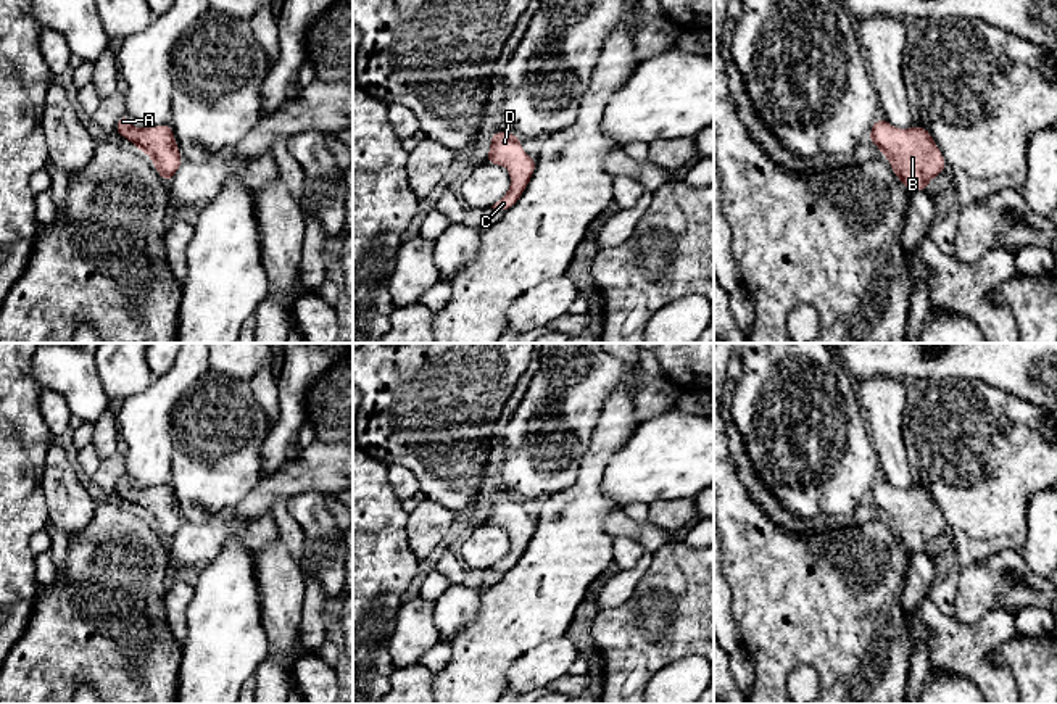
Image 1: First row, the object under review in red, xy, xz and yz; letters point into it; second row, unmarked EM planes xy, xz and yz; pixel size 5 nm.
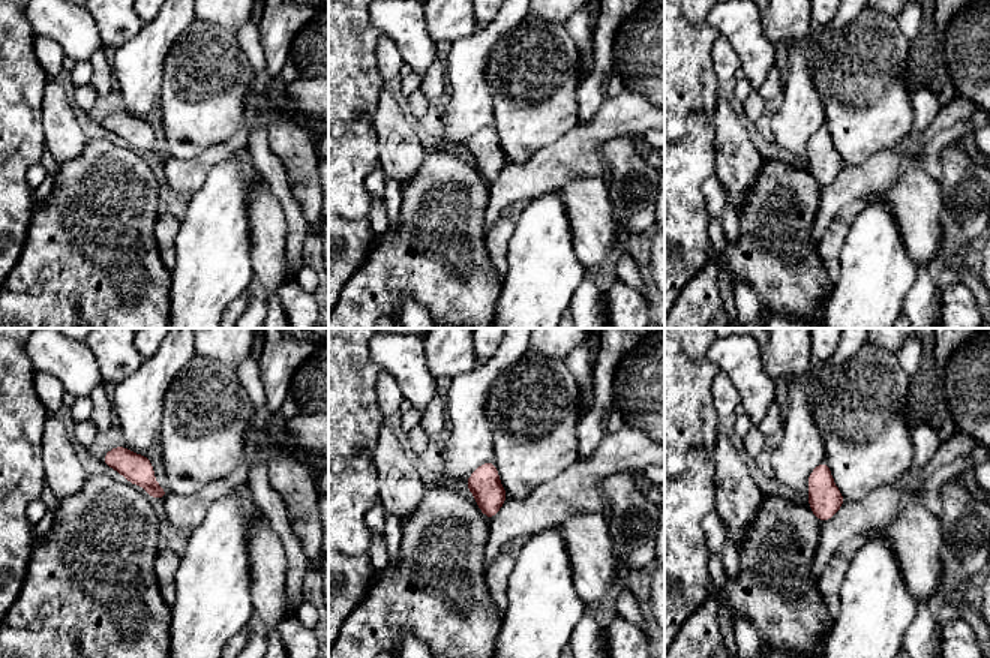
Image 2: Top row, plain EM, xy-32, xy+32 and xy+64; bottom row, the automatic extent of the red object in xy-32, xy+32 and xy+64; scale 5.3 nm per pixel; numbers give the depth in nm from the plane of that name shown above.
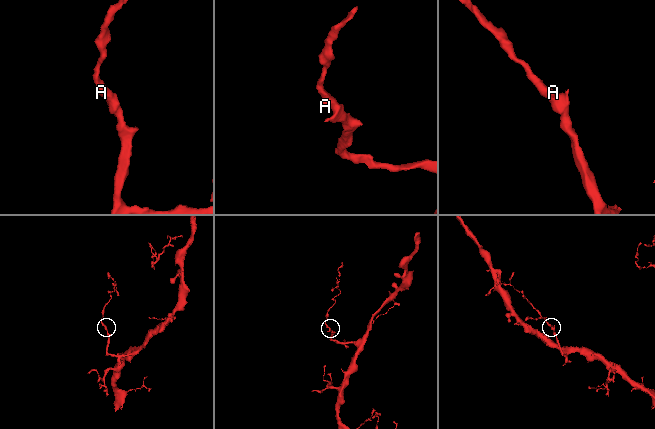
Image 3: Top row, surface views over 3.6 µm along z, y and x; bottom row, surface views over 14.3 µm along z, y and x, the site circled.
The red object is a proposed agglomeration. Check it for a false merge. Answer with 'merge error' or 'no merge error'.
no merge error

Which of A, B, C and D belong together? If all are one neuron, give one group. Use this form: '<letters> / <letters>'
A B C D

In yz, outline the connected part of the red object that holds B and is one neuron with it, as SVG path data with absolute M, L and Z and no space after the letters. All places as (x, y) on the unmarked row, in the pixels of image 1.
M880 480L873 483L868 501L888 519L891 530L910 553L925 553L928 543L946 528L936 503L922 487L899 490Z

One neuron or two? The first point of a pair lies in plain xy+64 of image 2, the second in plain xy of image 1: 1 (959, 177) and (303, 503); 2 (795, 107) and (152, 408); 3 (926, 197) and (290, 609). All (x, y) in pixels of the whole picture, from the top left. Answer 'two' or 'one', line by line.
1: one
2: one
3: one

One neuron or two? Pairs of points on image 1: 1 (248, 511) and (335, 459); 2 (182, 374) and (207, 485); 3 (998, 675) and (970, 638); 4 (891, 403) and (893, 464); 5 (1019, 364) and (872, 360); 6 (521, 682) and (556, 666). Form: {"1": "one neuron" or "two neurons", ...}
{"1": "one neuron", "2": "two neurons", "3": "one neuron", "4": "one neuron", "5": "one neuron", "6": "one neuron"}

